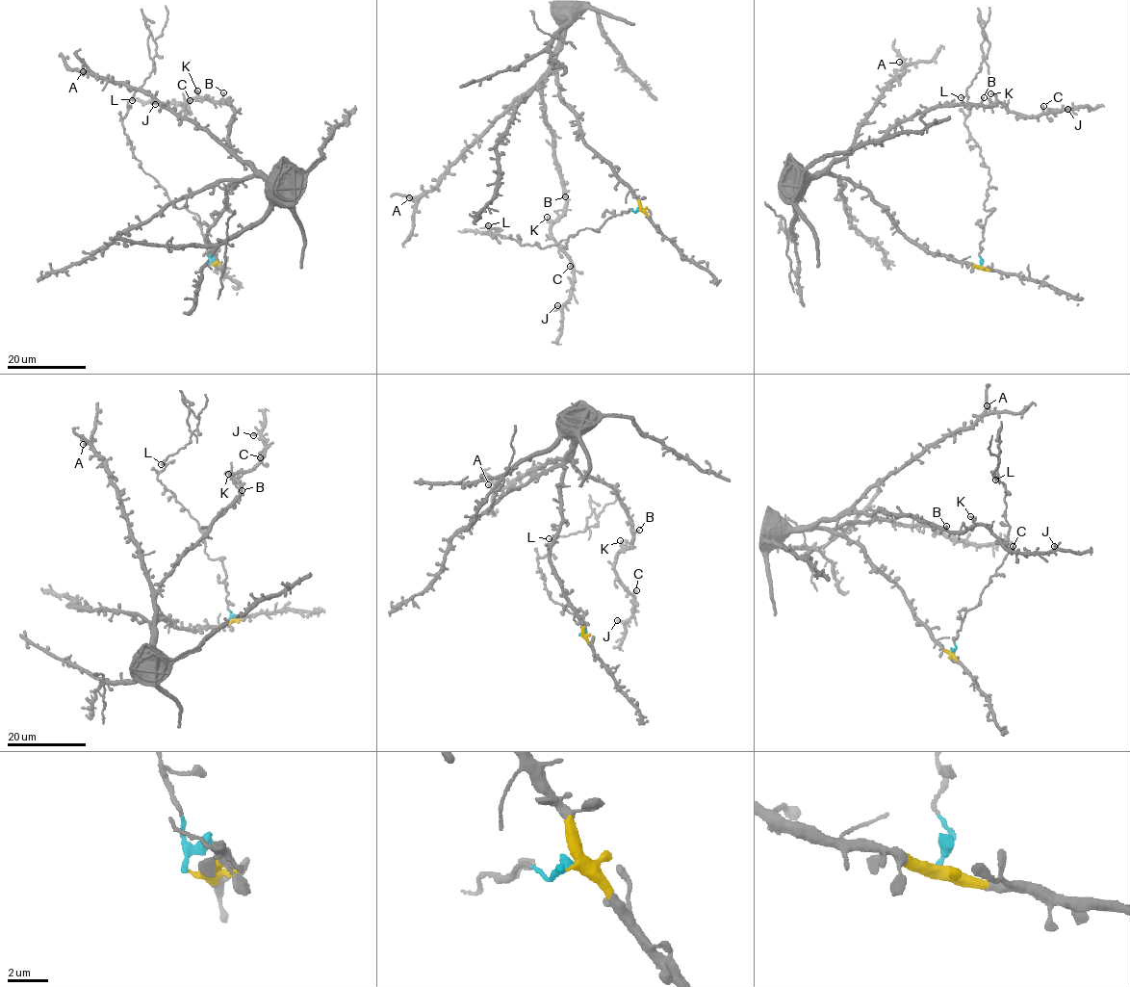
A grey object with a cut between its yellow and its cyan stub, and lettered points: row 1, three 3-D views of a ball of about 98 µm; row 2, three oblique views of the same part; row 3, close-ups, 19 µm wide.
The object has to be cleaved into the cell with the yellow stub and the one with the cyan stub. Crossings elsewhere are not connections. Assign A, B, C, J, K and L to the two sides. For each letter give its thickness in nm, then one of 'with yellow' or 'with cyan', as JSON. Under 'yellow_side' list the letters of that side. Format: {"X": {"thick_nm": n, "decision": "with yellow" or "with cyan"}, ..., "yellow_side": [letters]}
{"A": {"thick_nm": 260, "decision": "with yellow"}, "B": {"thick_nm": 200, "decision": "with yellow"}, "C": {"thick_nm": 400, "decision": "with yellow"}, "J": {"thick_nm": 440, "decision": "with yellow"}, "K": {"thick_nm": 150, "decision": "with yellow"}, "L": {"thick_nm": 150, "decision": "with cyan"}, "yellow_side": ["A", "B", "C", "J", "K"]}

